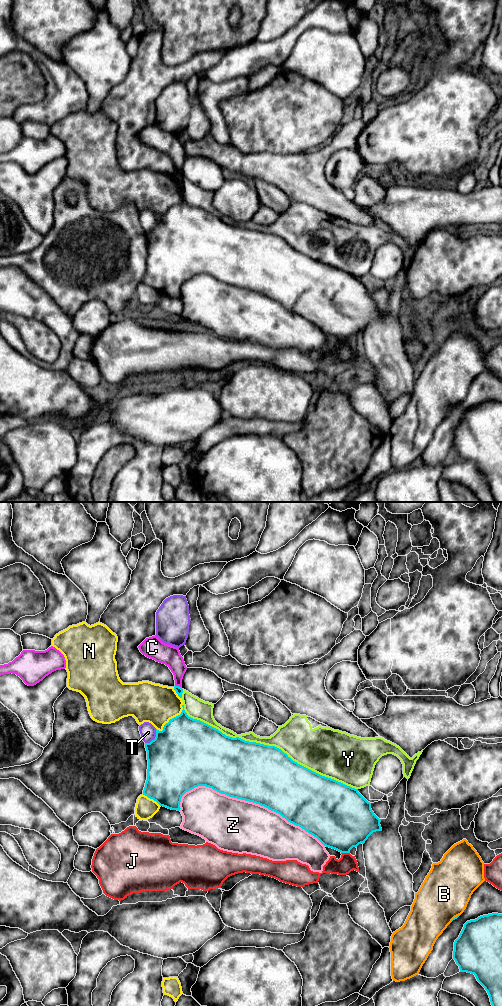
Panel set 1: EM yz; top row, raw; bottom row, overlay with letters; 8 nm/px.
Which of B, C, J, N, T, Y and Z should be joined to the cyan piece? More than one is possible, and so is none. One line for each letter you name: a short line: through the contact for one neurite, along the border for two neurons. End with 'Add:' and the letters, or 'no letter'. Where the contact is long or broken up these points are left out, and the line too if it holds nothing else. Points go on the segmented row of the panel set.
Add: no letter

